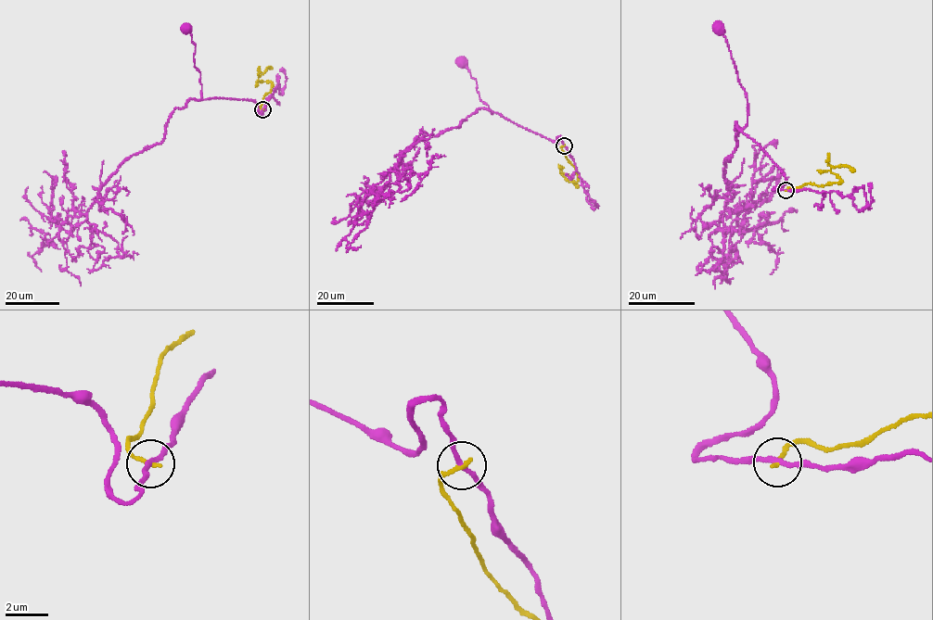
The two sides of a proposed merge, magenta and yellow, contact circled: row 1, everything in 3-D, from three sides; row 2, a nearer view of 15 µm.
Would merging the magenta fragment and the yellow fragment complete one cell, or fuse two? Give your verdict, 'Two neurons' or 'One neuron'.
Two neurons

